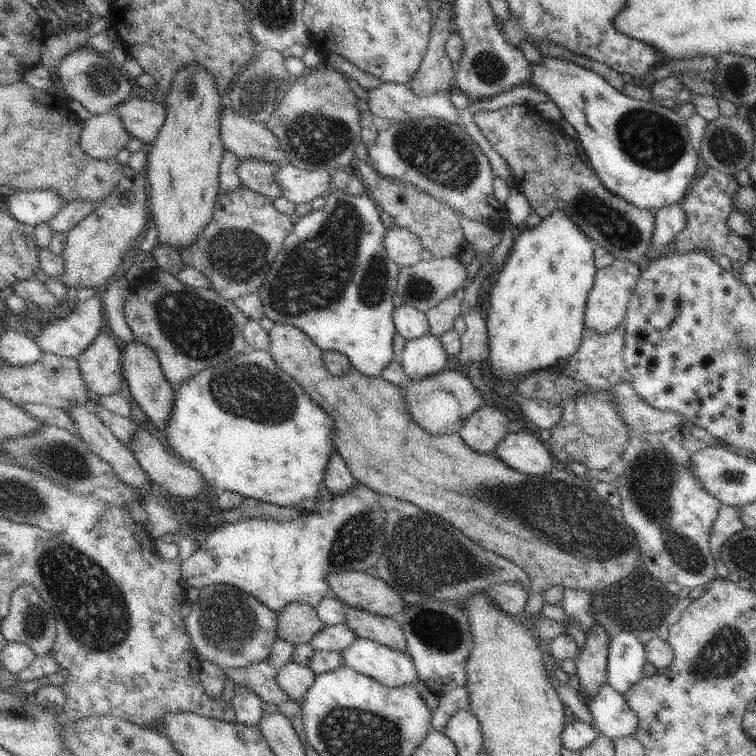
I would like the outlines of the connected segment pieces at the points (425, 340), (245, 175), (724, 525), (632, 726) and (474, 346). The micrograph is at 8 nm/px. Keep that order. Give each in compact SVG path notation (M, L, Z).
M430 332L407 341L401 356L406 380L420 380L444 370L448 354L441 340Z
M242 160L238 166L238 176L241 184L246 188L270 198L274 201L282 195L280 186L276 182L276 172L280 172L281 166L278 164L268 164L262 160Z
M720 505L710 531L710 550L716 560L717 577L730 578L728 568L722 562L722 544L733 534L746 530L742 522L742 508Z
M604 682L594 698L587 698L592 724L600 734L615 740L637 734L638 717L620 692Z
M474 306L467 312L461 312L464 318L466 328L464 333L461 335L461 351L456 357L460 364L460 369L465 371L466 364L468 362L474 362L474 364L482 364L488 358L488 331L486 320L484 320L484 314L482 308Z

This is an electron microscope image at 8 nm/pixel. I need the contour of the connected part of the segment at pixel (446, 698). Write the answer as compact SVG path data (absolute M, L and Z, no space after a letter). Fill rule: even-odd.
M459 686L442 696L437 708L433 710L430 732L440 731L442 733L447 722L458 710L470 711L470 694L468 694L467 687Z

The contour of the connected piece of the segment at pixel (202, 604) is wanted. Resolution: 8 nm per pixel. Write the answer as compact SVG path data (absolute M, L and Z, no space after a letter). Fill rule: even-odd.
M216 584L203 588L191 596L191 612L185 619L192 648L200 662L212 662L221 667L244 668L248 664L267 661L276 640L278 614L256 600L252 594L228 584Z

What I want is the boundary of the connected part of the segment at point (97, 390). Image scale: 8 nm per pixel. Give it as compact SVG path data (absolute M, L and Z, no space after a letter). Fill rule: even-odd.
M100 333L77 358L82 381L93 399L120 393L126 383L121 348L113 335Z

